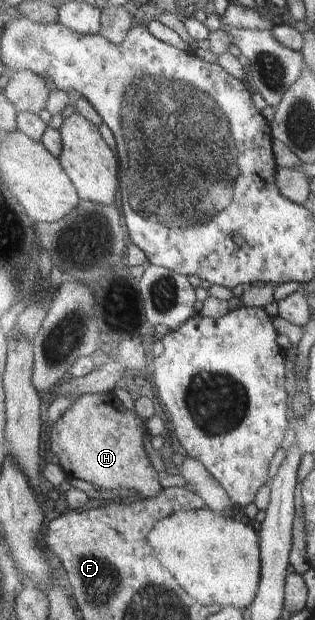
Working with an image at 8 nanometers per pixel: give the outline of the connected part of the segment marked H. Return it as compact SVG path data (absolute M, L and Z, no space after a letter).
M117 392L85 394L76 398L71 409L57 423L52 424L51 450L69 477L88 481L99 490L135 489L145 498L155 497L163 487L159 483L159 473L151 465L143 447L143 433L148 434L143 425L144 420L139 419L135 413L127 411L123 404L119 403Z

